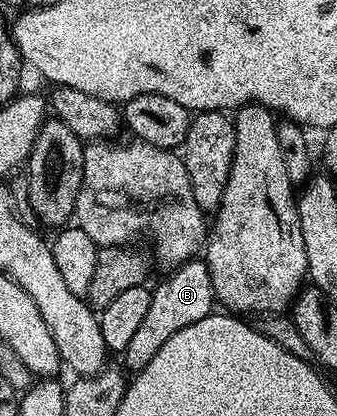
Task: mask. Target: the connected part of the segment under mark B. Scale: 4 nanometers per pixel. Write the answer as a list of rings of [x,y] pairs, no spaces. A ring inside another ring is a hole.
[[[194,258],[185,264],[178,264],[172,269],[173,272],[158,288],[152,289],[153,297],[151,306],[147,306],[147,314],[143,322],[135,329],[131,342],[127,342],[123,359],[124,367],[130,373],[136,374],[159,354],[159,350],[179,330],[191,326],[191,322],[199,322],[199,318],[207,318],[214,311],[215,297],[211,286],[211,274],[204,259]]]

